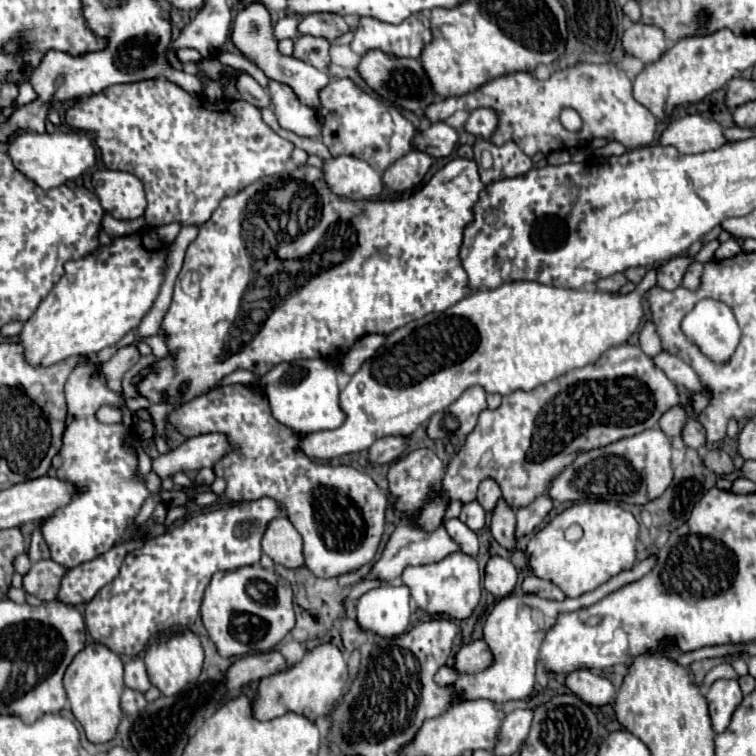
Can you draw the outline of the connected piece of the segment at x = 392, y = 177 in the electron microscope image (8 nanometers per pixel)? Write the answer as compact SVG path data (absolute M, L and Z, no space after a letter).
M412 150L404 158L396 160L390 168L386 168L382 176L384 186L394 192L410 190L424 180L426 172L430 170L430 164L432 164L432 158L428 154L420 150Z

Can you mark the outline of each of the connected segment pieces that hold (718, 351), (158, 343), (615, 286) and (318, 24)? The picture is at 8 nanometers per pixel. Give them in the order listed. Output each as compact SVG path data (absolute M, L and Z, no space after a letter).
M706 298L706 300L700 300L682 320L682 332L686 334L688 340L692 340L700 352L710 358L712 362L716 364L724 364L732 358L732 354L736 352L736 346L740 342L740 326L734 318L734 312L730 306L726 306L724 302L718 302L718 300L712 300L712 298Z
M148 336L148 338L136 338L138 342L140 340L144 340L150 348L152 348L152 352L154 352L154 356L156 358L162 358L162 356L166 356L168 354L168 350L166 350L166 344L164 344L164 338L162 336Z
M618 272L618 274L612 274L612 276L608 276L608 278L598 280L596 286L598 286L600 292L616 292L616 290L620 290L626 282L628 282L626 276L624 276L622 272Z
M320 12L320 14L308 14L308 16L304 16L304 20L298 24L298 30L300 30L300 34L322 36L328 42L332 42L338 36L342 36L344 32L348 32L350 26L348 26L348 22L340 14Z

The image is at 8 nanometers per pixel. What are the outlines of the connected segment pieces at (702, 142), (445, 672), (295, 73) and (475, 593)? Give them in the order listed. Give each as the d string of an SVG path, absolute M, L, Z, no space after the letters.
M690 114L678 120L672 120L666 130L660 134L662 146L674 146L680 154L696 154L714 150L728 142L722 134L722 126L706 116Z
M442 666L436 674L436 682L438 684L452 684L458 680L458 676L460 676L460 672L454 666Z
M252 2L248 4L232 22L232 42L240 48L240 52L244 56L248 56L250 60L254 60L254 64L272 80L278 80L282 84L288 84L296 96L300 98L302 104L314 108L314 110L320 110L320 90L328 86L330 82L330 76L322 70L316 70L314 66L306 64L306 62L300 62L298 58L294 56L282 56L278 52L278 46L276 46L276 38L274 38L274 32L272 32L272 24L270 24L270 14L268 10L264 8L264 4L260 2Z
M452 552L440 562L422 564L422 566L406 566L402 572L402 582L410 588L412 600L418 608L426 610L432 616L448 616L456 620L464 620L472 614L480 600L480 572L474 556L464 552Z

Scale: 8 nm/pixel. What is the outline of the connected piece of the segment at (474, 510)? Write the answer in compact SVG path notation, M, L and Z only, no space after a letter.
M474 500L474 502L464 504L464 508L462 508L462 512L460 512L460 520L462 520L468 528L472 528L472 530L478 532L485 526L486 512L484 512L484 508Z

